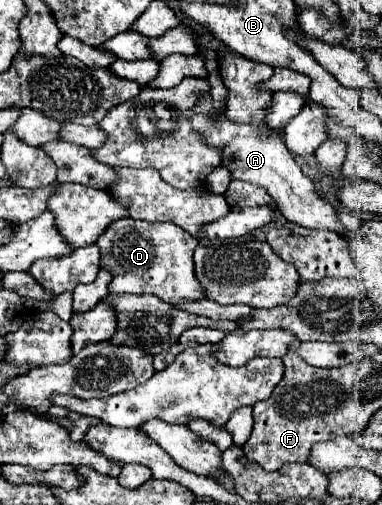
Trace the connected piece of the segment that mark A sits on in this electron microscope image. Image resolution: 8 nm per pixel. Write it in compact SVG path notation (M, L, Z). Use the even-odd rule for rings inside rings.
M200 49L200 51L206 55L206 67L210 71L208 81L210 81L212 89L210 89L208 97L198 101L198 105L194 109L196 115L192 117L192 125L196 131L206 135L210 145L226 145L222 151L222 165L232 171L234 179L250 181L250 183L256 183L256 185L262 185L264 189L268 189L270 197L274 199L274 203L278 203L278 209L284 213L284 217L288 221L292 221L300 227L308 227L308 229L330 229L336 233L346 231L346 227L336 219L334 207L320 197L314 181L308 175L304 175L302 169L296 165L294 157L286 149L280 135L262 137L262 135L258 135L256 125L238 125L238 123L232 123L230 119L226 119L226 115L222 113L226 109L226 89L222 87L220 75L218 75L216 53L210 49ZM212 117L216 119L216 123L210 121Z

